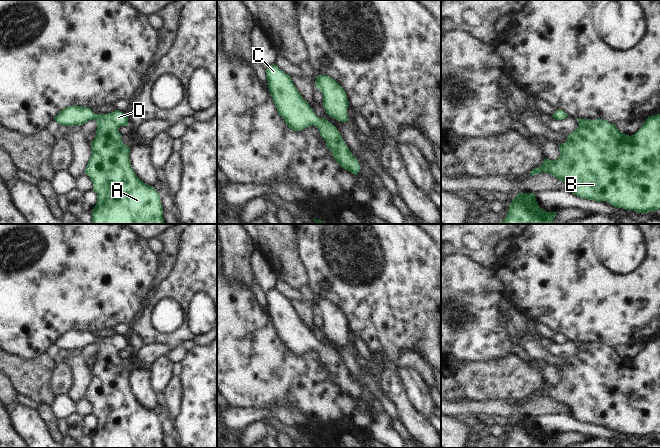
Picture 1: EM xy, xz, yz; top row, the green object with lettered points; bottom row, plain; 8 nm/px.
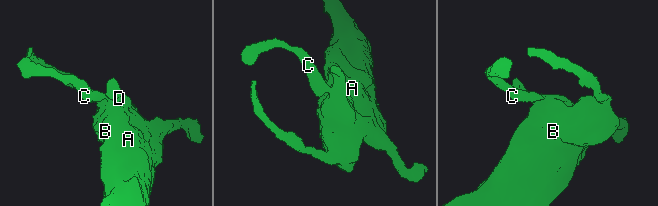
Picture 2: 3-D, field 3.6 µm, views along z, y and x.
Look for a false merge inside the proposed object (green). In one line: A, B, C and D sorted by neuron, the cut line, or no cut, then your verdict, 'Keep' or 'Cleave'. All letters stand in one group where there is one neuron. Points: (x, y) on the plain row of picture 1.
Groups: A B C D. No split. Keep.

